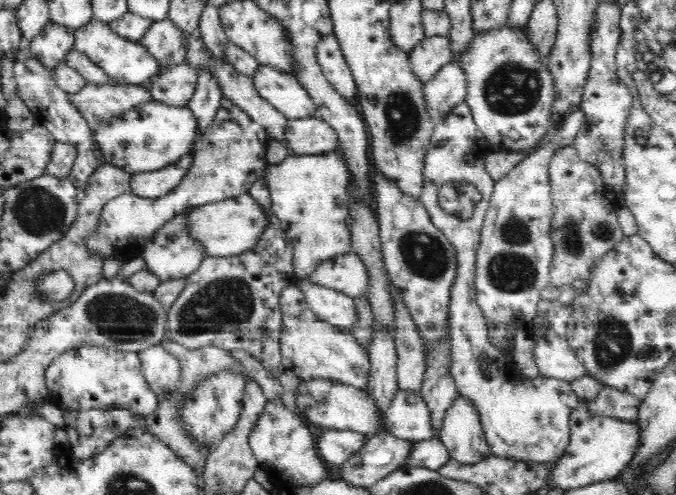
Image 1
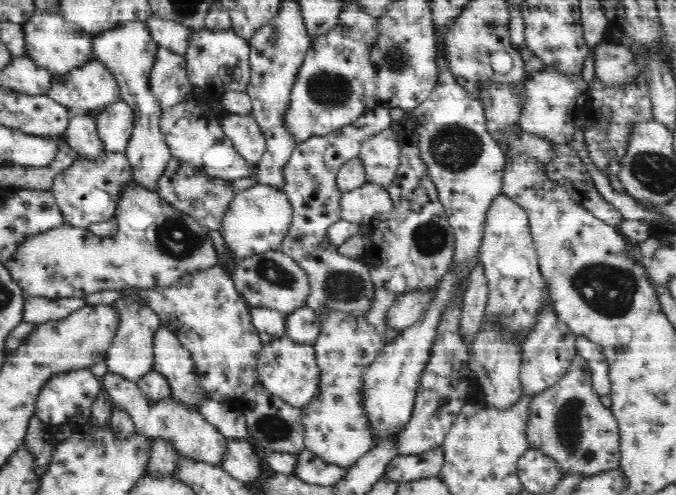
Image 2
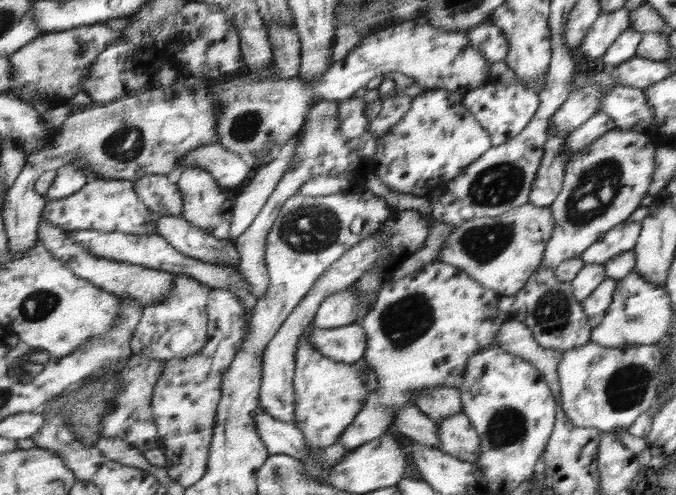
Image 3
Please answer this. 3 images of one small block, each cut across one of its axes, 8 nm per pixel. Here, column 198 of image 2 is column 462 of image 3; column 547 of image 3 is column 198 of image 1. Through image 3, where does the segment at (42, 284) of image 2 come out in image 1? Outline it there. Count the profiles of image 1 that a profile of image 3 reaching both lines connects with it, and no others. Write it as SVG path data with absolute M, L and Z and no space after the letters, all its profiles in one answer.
M249 192L236 198L195 207L187 216L188 237L199 242L206 256L216 258L236 256L250 250L259 241L266 225L265 212L259 208Z

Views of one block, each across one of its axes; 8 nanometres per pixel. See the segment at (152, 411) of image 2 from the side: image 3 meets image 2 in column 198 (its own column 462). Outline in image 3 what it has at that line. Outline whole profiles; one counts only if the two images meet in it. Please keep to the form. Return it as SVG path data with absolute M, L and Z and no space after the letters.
M459 412L448 416L439 426L439 448L464 462L479 461L482 439L468 419L468 415Z

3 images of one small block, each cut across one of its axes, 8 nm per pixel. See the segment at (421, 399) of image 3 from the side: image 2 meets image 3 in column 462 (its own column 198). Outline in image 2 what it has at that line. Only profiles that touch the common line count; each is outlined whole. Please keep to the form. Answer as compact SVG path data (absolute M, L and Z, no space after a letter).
M207 397L198 404L198 412L225 438L248 440L249 431L244 414L230 408L228 403Z

